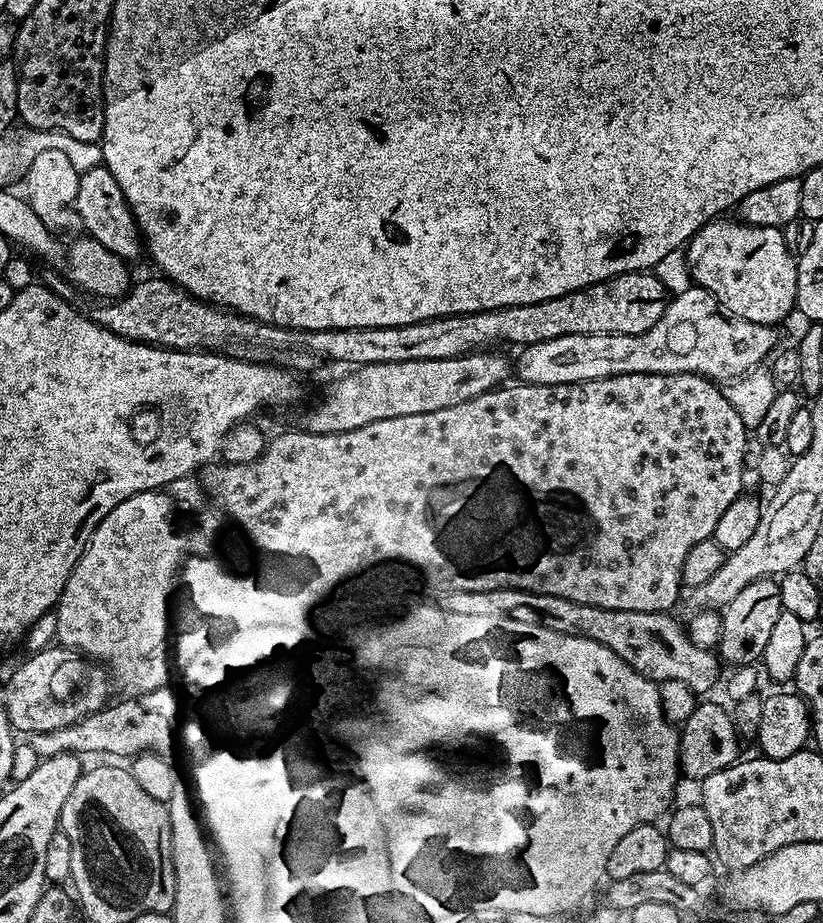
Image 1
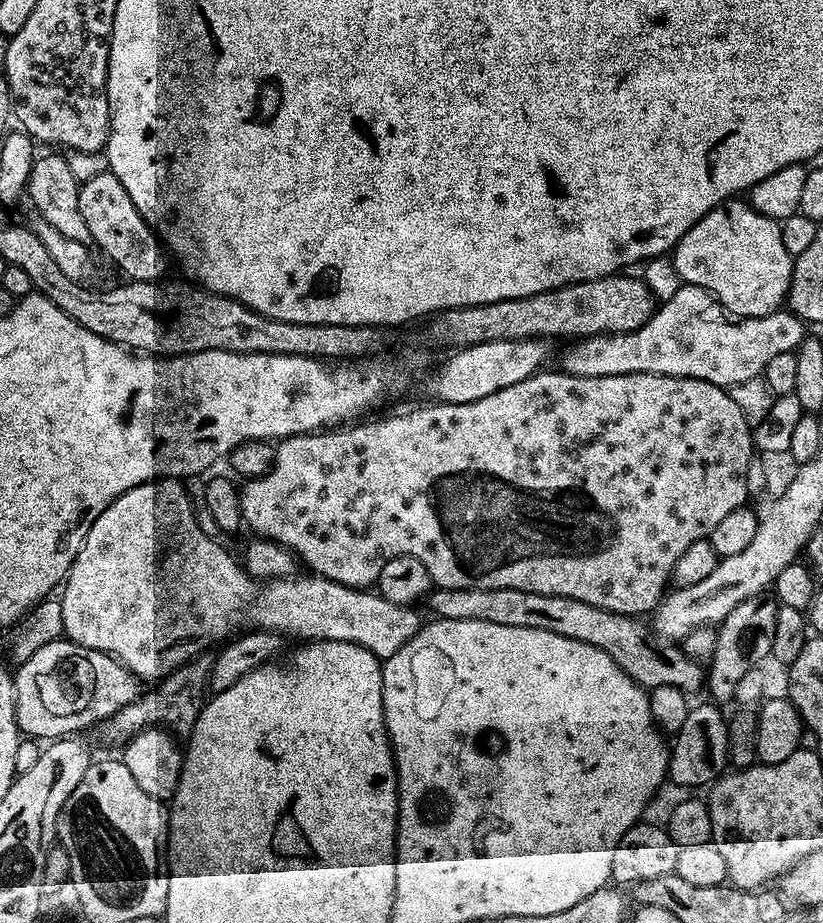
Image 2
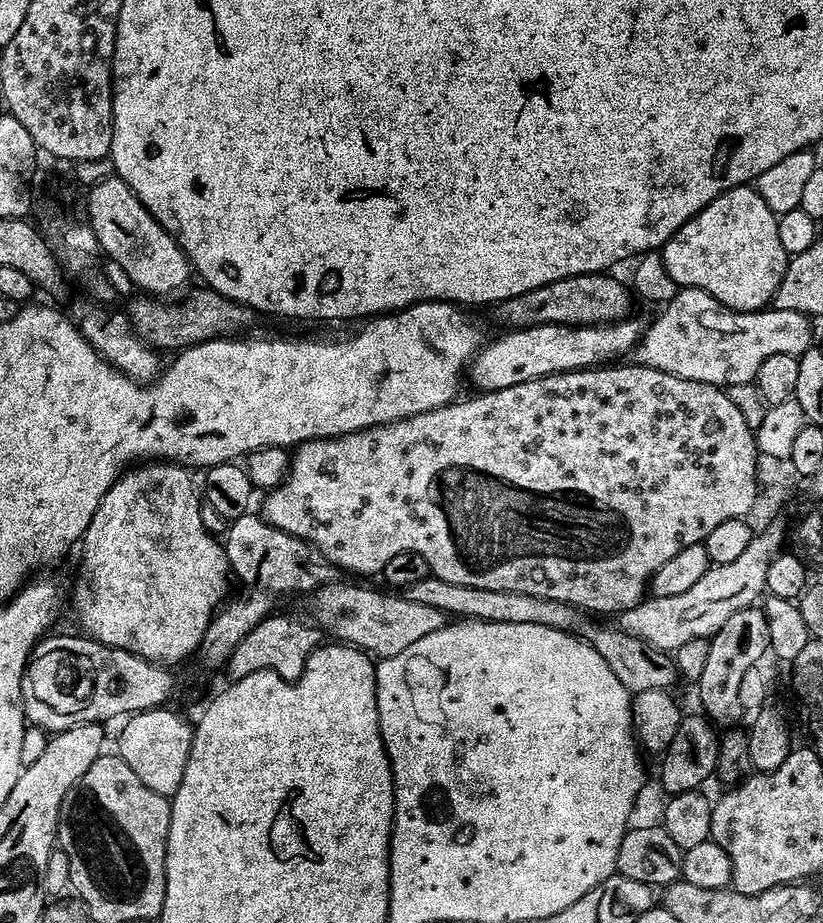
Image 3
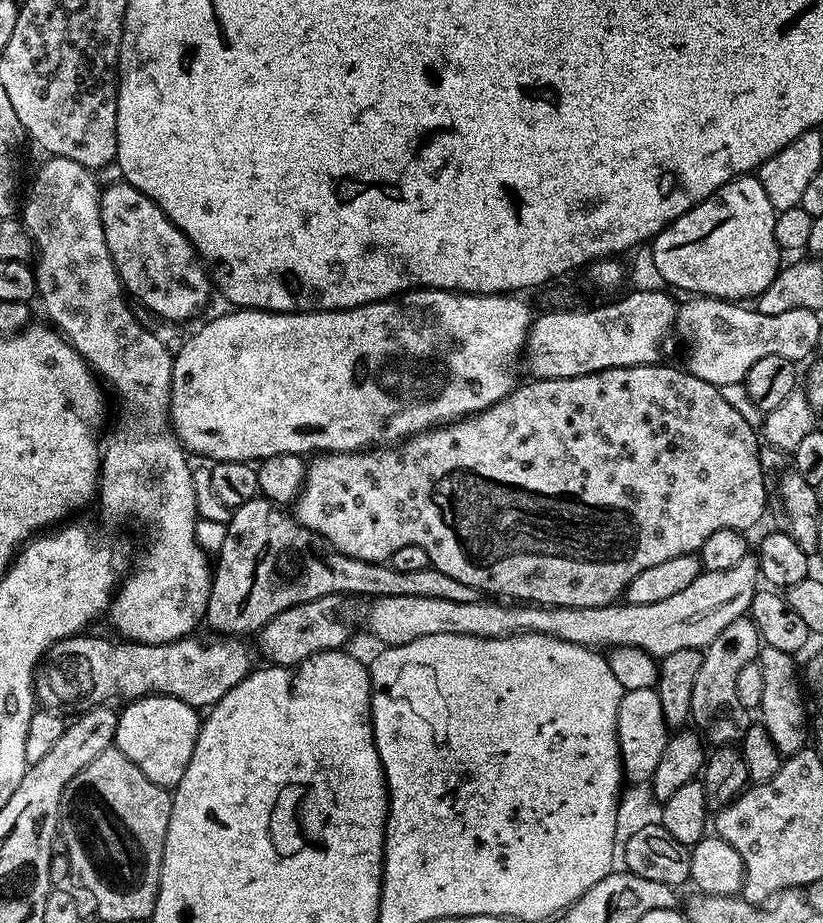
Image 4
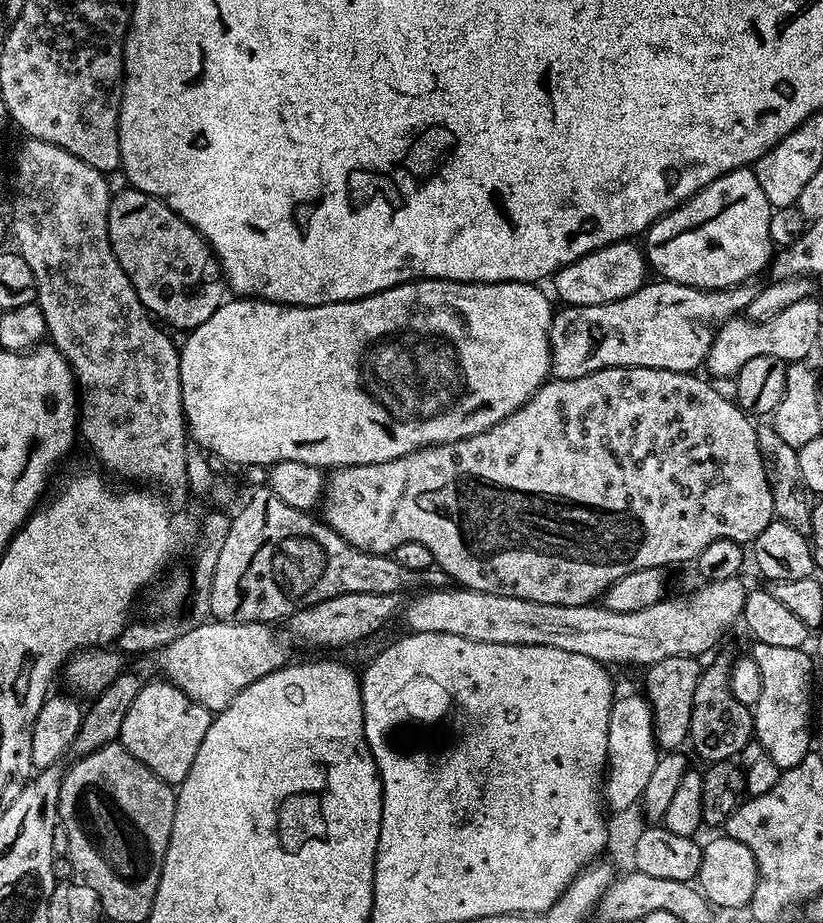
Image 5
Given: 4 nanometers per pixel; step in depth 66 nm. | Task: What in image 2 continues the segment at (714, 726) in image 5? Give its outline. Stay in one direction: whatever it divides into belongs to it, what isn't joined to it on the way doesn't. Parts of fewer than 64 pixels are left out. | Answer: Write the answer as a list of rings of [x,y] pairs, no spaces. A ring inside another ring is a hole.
[[[761,594],[746,598],[746,602],[738,602],[730,614],[721,620],[718,625],[716,637],[718,646],[714,646],[714,654],[710,661],[710,667],[706,672],[706,692],[717,705],[735,701],[736,687],[740,679],[746,675],[746,670],[763,665],[764,659],[772,656],[772,643],[774,642],[774,622],[776,621],[775,599]]]

